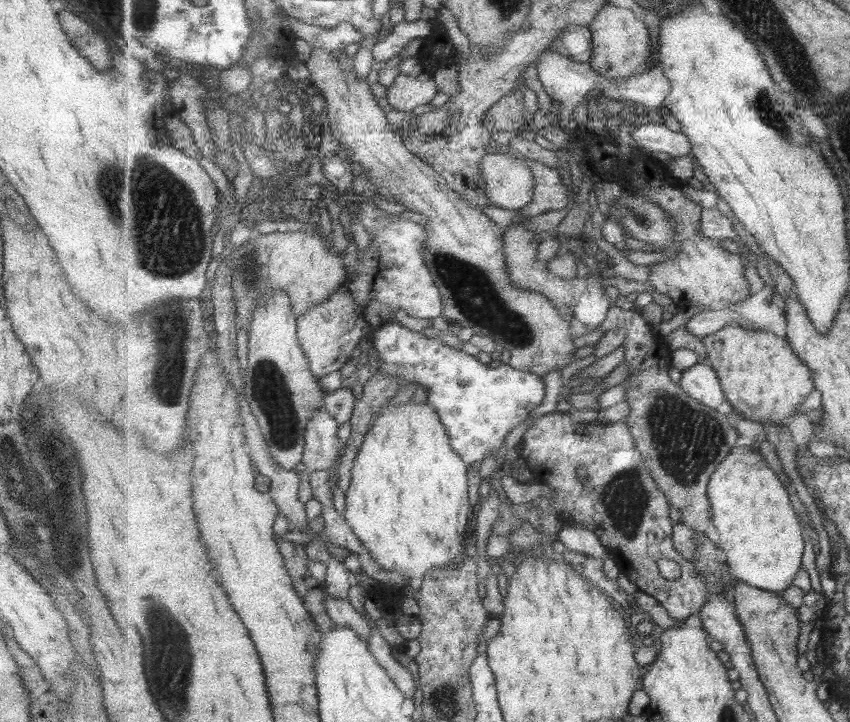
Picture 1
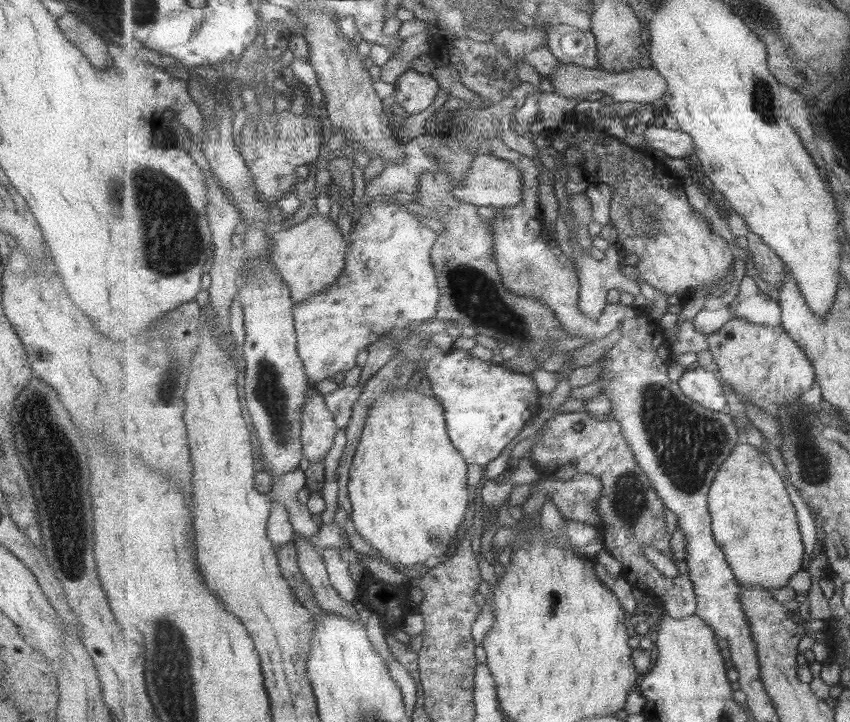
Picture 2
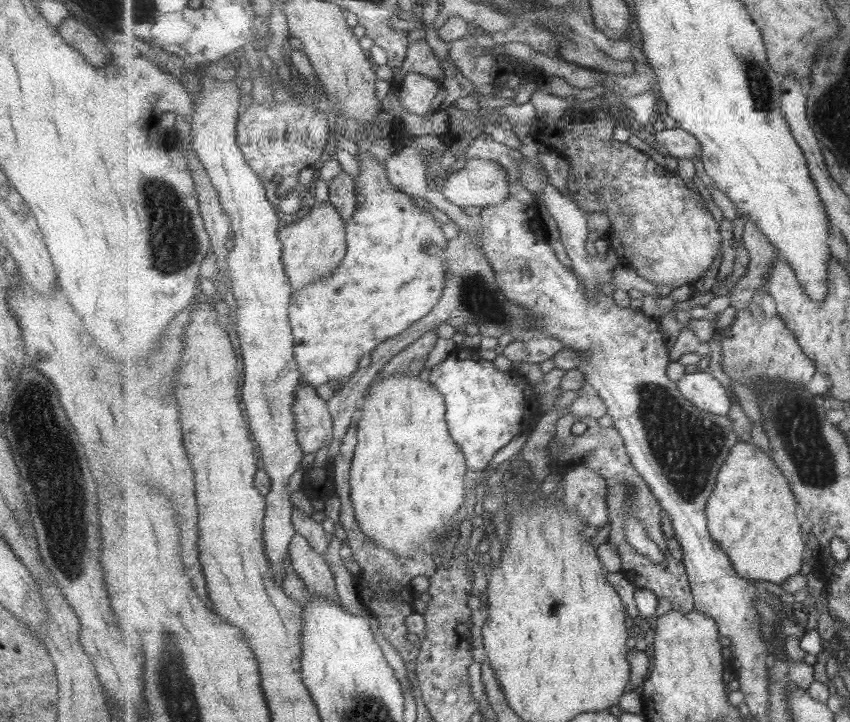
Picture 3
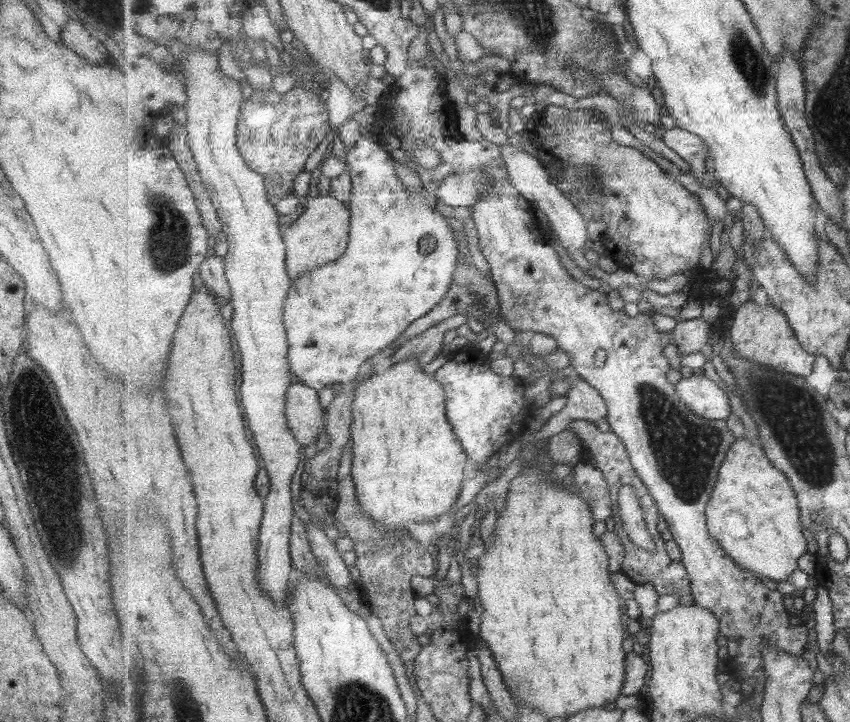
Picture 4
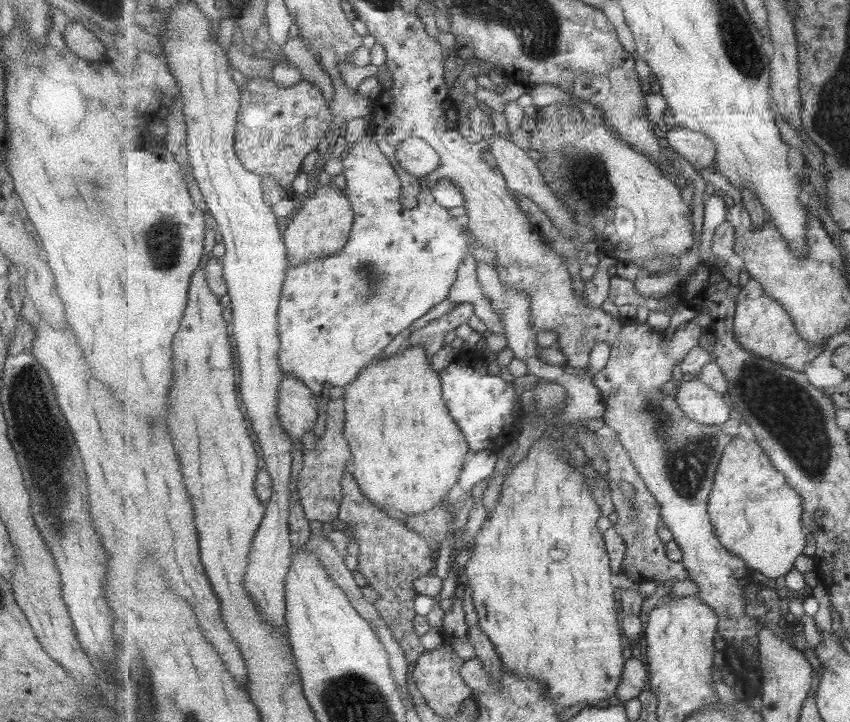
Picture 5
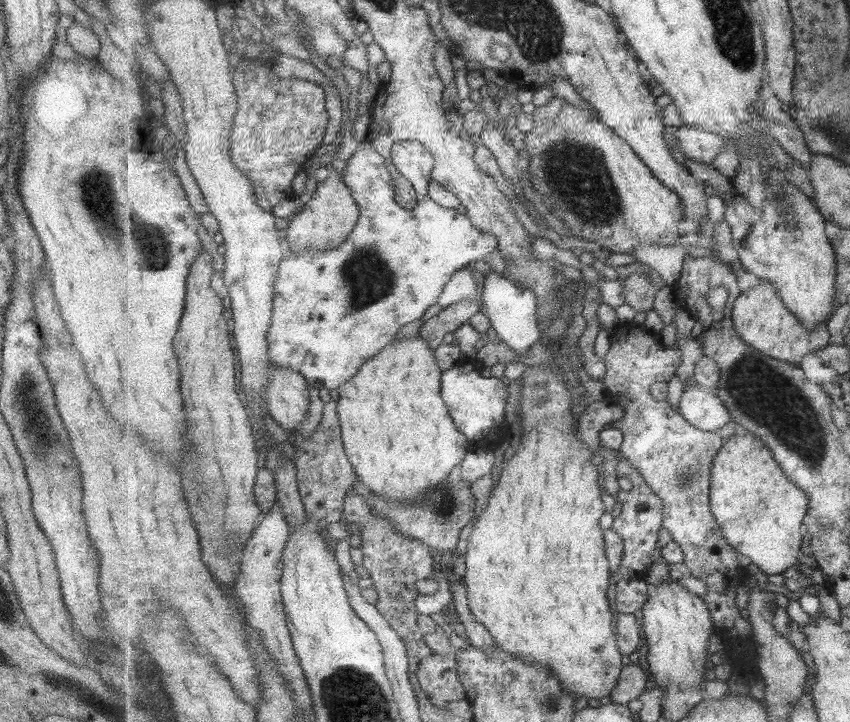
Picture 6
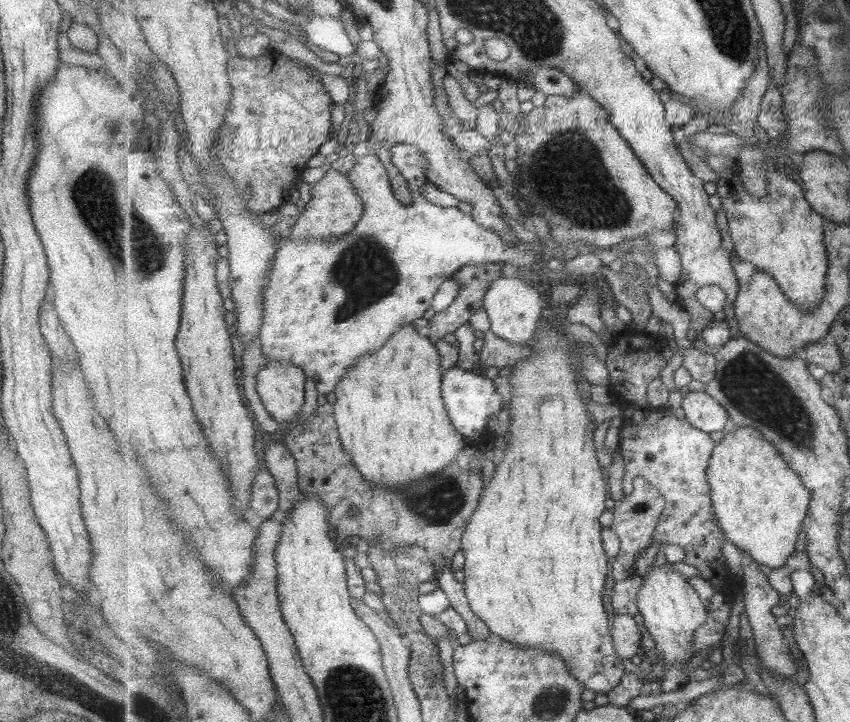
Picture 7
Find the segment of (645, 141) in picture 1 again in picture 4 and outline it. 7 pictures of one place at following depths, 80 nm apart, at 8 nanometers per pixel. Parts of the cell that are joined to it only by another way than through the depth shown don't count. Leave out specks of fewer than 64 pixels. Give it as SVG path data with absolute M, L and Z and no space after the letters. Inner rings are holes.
M678 126L667 129L662 138L665 145L686 161L697 179L709 176L706 160L709 156L709 145L699 136Z

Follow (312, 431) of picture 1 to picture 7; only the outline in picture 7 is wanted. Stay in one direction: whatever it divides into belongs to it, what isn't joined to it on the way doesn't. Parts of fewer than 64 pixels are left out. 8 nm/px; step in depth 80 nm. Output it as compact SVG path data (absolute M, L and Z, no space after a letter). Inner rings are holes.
M266 361L265 367L256 375L257 392L261 396L266 410L276 422L286 422L288 425L296 424L300 412L305 406L305 382L307 382L305 371L291 363Z

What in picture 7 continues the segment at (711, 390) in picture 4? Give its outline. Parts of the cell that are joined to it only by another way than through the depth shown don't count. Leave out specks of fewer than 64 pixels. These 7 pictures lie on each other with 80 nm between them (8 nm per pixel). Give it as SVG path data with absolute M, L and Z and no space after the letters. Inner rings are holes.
M691 391L683 397L681 406L685 418L699 430L706 433L719 432L727 426L730 414L728 410L707 391Z

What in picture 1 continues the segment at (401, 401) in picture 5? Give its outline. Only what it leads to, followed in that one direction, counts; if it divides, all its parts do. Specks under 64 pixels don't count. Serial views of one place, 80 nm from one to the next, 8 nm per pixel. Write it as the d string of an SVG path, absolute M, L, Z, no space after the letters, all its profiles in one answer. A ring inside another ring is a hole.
M410 401L398 405L388 405L382 410L382 413L374 422L373 428L367 433L363 446L359 451L355 466L353 467L353 478L351 486L346 492L346 509L344 520L346 520L357 537L361 539L363 546L371 553L373 560L377 561L379 566L385 571L396 571L398 574L405 577L408 589L410 590L406 603L402 605L404 615L419 615L420 605L415 602L417 588L420 583L431 573L443 568L455 568L460 560L463 560L466 555L466 539L467 524L469 524L469 516L474 514L471 509L474 509L469 502L469 472L467 472L467 463L454 451L454 447L450 443L450 435L447 434L446 426L439 418L439 413L430 403L426 402L423 405L413 405Z

